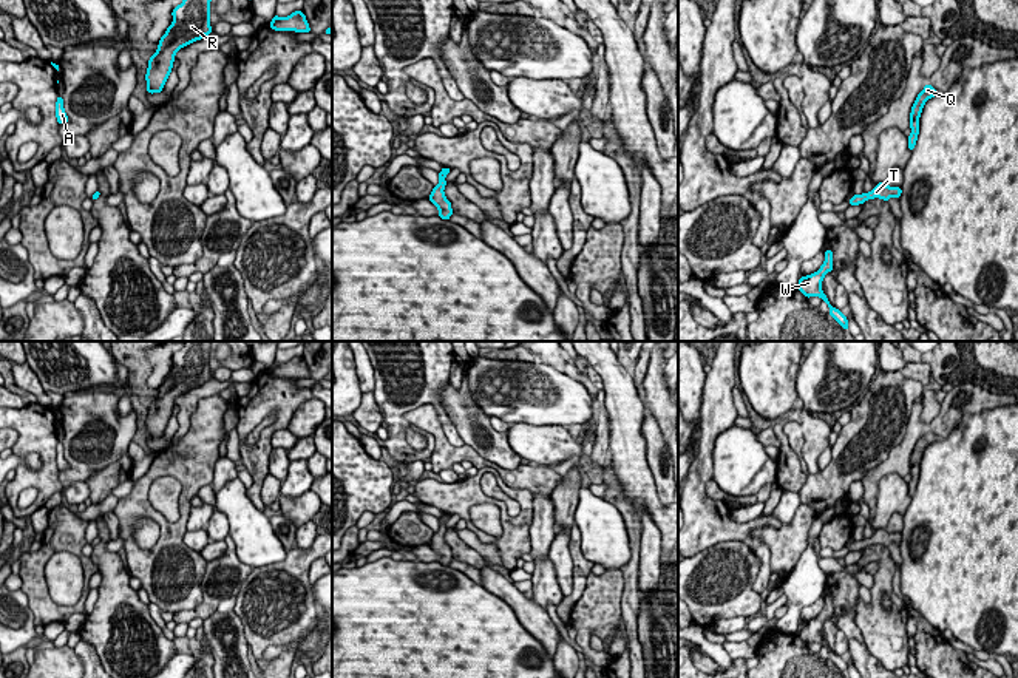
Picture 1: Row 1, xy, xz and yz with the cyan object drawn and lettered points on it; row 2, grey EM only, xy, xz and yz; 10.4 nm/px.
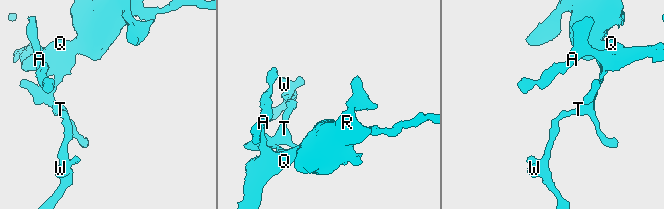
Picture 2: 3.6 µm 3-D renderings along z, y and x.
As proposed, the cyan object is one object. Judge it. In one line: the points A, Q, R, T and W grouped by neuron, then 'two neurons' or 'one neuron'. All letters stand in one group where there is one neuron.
groups A Q R T W; one neuron

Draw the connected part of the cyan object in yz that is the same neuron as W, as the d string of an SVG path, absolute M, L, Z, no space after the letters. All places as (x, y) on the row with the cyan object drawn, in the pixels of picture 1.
M825 250L825 261L820 269L811 275L800 276L799 280L799 290L806 297L820 297L830 307L830 315L834 318L845 331L848 331L848 320L842 314L842 310L831 306L826 295L822 290L822 281L828 272L833 270L833 250Z

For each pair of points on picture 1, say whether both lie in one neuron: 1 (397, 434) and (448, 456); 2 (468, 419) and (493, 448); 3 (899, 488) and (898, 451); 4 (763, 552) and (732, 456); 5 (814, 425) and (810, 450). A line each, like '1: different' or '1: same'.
1: different
2: same
3: different
4: different
5: same

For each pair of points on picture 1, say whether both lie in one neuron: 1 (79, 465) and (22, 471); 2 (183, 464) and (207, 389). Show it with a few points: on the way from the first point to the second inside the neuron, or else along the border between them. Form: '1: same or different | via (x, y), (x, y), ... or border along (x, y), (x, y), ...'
1: different | border along (57, 470), (57, 479), (64, 487)
2: different | border along (218, 391), (198, 400), (189, 428)

